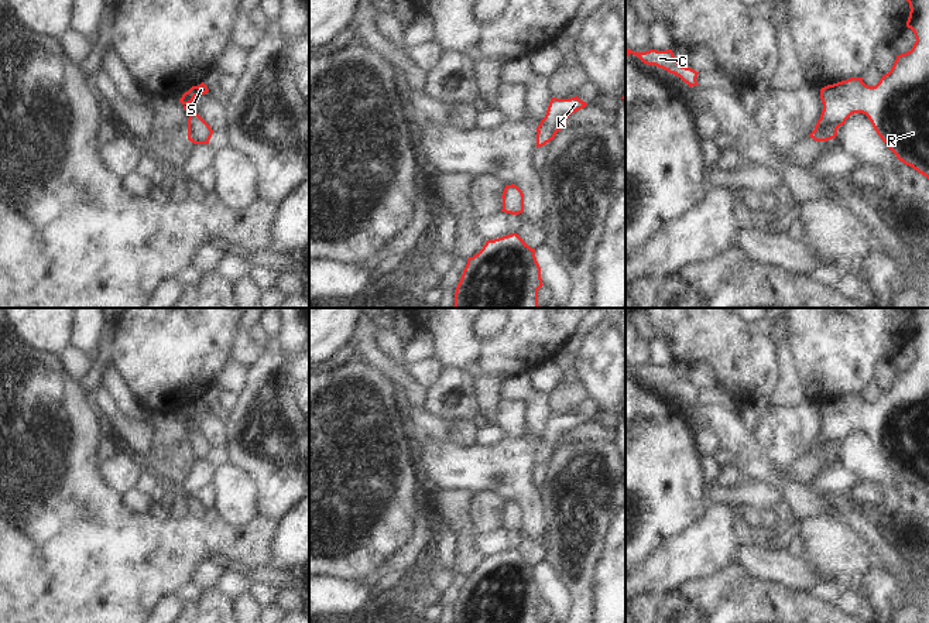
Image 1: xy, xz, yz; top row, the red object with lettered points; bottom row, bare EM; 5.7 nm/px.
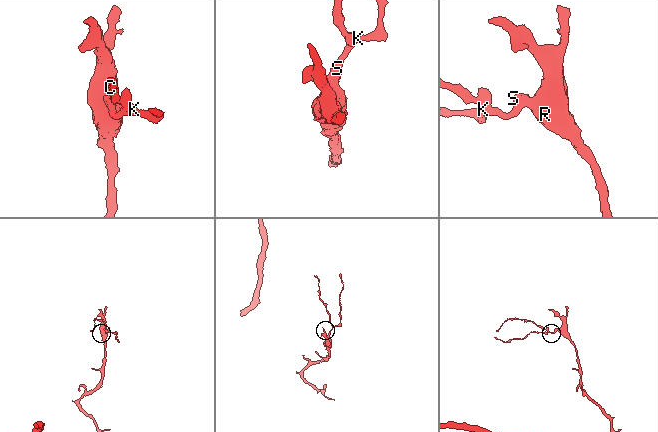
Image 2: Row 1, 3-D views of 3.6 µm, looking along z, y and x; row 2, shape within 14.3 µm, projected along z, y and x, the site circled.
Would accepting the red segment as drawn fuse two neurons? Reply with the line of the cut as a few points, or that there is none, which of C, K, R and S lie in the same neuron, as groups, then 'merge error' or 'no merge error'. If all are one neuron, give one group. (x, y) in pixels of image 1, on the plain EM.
no cut; C K R S; no merge error

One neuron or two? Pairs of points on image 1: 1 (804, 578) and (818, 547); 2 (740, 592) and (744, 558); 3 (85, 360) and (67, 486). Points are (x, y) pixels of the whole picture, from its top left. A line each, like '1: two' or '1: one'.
1: two
2: two
3: two

